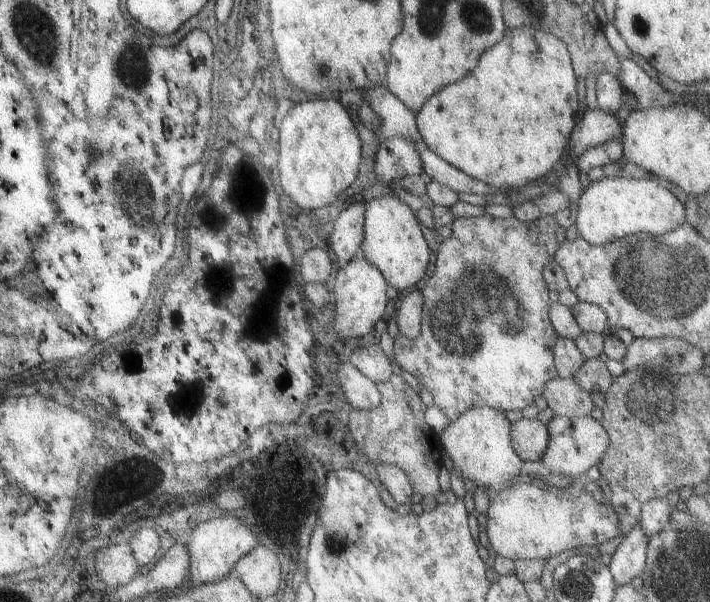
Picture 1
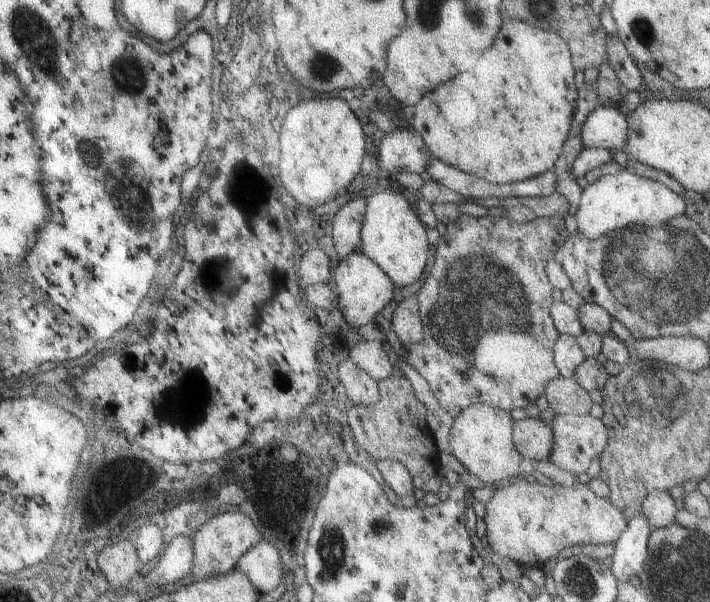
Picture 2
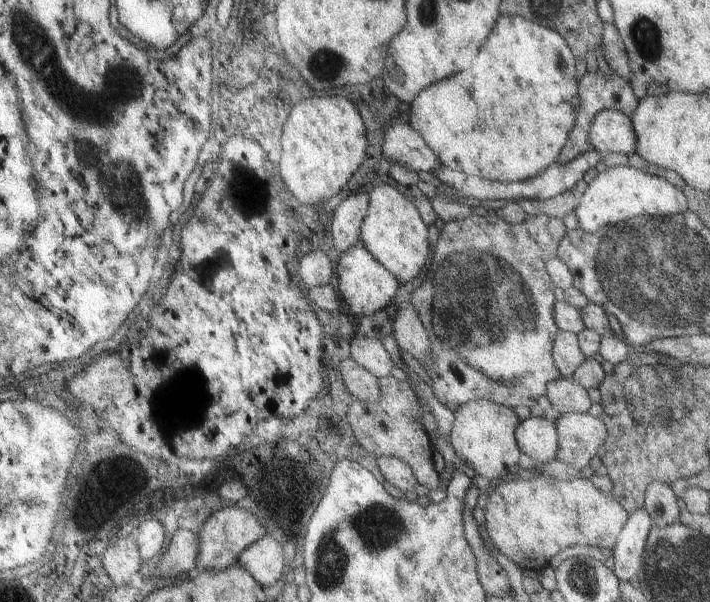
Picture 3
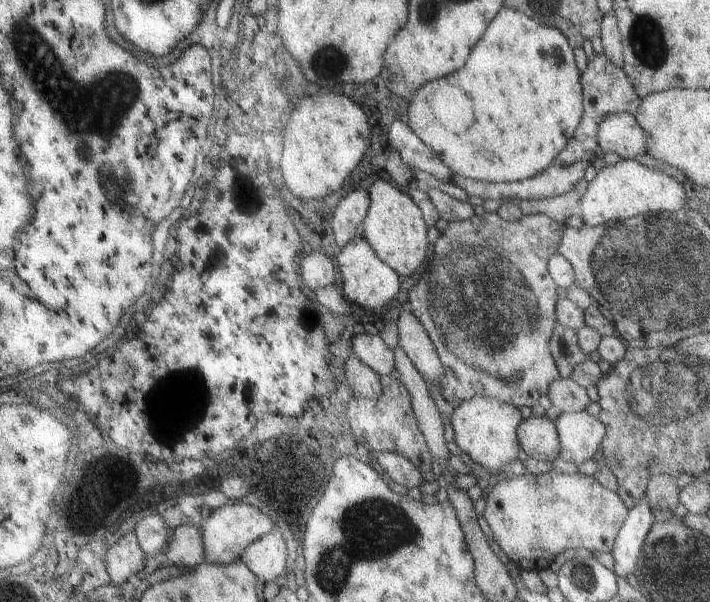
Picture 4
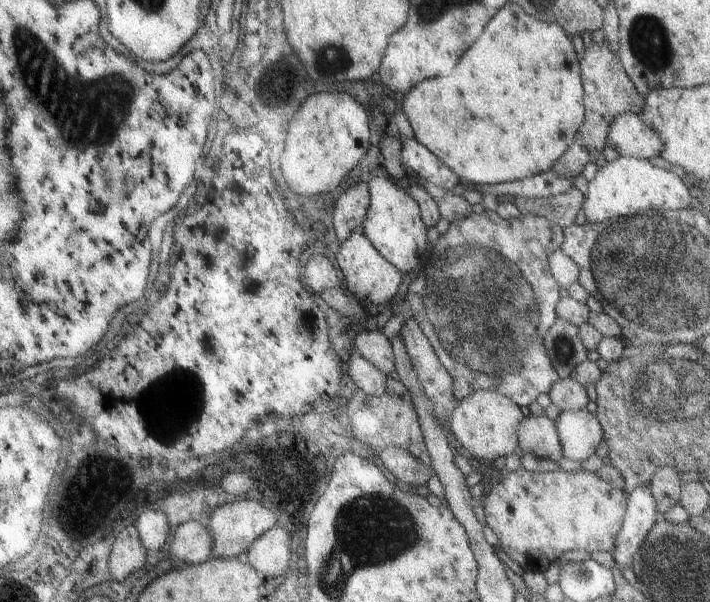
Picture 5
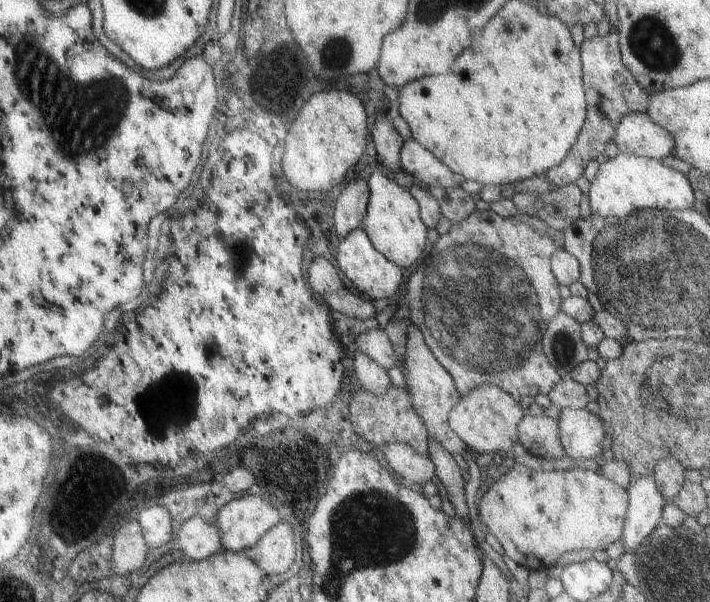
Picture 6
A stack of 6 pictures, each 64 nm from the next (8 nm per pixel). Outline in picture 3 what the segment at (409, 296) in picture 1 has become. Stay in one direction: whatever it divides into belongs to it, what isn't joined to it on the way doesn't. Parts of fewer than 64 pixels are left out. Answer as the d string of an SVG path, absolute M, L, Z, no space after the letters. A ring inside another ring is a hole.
M407 301L396 310L392 320L392 337L396 345L423 366L430 363L428 336L416 308Z

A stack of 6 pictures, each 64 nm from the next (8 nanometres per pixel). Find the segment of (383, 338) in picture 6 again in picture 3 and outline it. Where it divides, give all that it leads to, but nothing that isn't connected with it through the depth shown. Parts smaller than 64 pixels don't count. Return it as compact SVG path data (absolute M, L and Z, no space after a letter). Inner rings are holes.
M353 337L349 344L349 356L375 378L389 375L393 367L389 354L380 341L371 337Z

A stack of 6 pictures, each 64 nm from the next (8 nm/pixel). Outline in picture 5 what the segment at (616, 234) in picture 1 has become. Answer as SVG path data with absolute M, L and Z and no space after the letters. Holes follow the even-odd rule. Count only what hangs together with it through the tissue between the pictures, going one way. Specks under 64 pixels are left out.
M619 156L597 169L594 180L588 182L587 192L581 202L586 222L601 222L609 218L624 218L641 211L678 210L690 207L691 194L685 182L673 172L659 169L648 160Z

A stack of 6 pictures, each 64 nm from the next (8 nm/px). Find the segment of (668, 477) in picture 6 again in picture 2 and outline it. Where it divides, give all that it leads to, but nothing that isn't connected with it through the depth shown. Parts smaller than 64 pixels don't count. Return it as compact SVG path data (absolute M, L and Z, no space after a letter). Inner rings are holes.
M654 488L646 494L640 513L645 517L651 531L674 522L677 509L673 502L667 492L659 489Z

